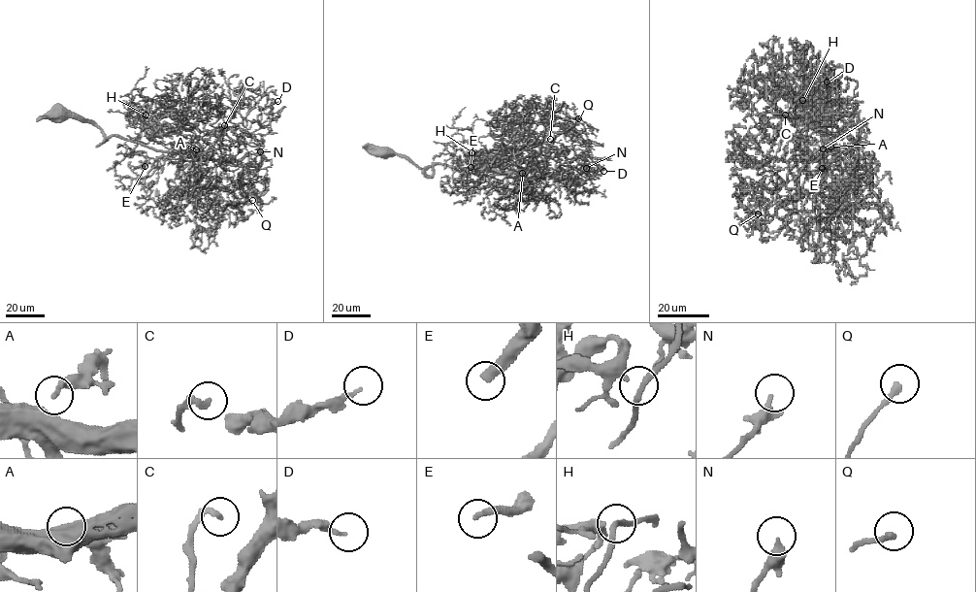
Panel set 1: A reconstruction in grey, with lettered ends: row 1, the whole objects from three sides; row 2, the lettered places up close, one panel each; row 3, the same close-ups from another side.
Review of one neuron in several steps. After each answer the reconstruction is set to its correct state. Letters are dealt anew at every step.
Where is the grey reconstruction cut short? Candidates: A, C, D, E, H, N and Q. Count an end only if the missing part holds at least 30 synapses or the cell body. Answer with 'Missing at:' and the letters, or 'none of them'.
Missing at: C, E, Q

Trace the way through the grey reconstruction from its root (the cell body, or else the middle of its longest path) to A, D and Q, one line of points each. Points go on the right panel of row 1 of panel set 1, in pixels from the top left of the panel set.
A: (802, 95), (825, 114), (823, 130), (818, 128), (841, 174), (846, 178), (860, 166), (844, 148), (830, 147)
D: (802, 95), (825, 114), (830, 149), (811, 122), (838, 116), (827, 82)
Q: (802, 95), (825, 114), (818, 128), (830, 149), (800, 160), (771, 195), (775, 213), (758, 213)

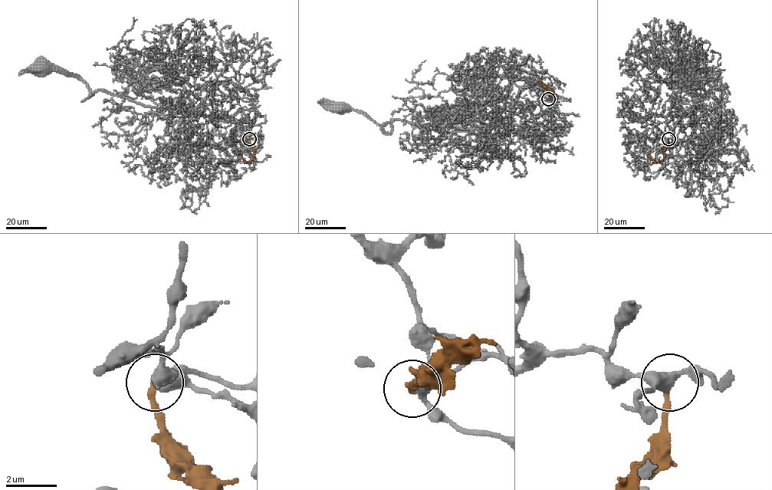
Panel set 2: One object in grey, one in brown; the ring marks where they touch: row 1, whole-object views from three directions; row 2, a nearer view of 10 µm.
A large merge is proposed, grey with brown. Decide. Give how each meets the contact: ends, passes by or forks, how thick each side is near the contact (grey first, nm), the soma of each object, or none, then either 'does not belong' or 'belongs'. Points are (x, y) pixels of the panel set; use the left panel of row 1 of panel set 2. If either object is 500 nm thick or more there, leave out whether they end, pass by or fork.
grey passes by | brown ends | 400/240 nm | grey (41, 67) | brown none | does not belong

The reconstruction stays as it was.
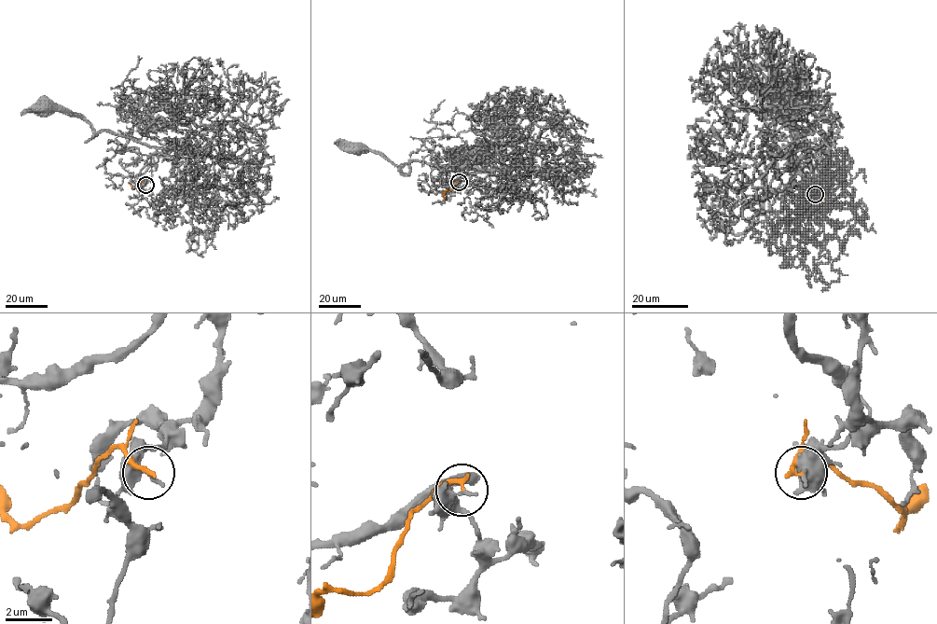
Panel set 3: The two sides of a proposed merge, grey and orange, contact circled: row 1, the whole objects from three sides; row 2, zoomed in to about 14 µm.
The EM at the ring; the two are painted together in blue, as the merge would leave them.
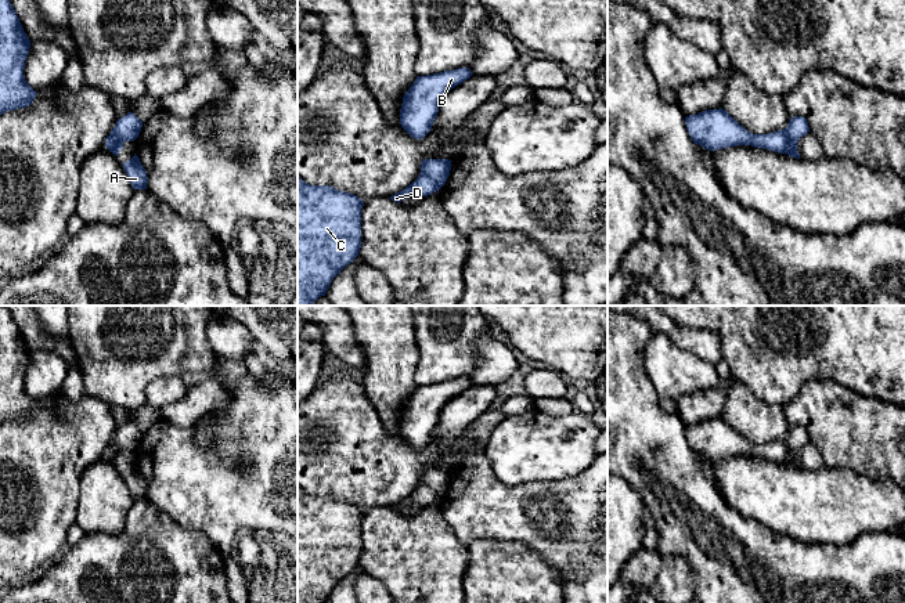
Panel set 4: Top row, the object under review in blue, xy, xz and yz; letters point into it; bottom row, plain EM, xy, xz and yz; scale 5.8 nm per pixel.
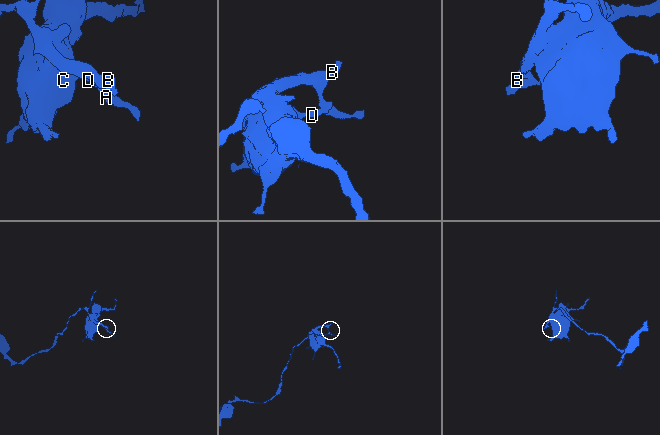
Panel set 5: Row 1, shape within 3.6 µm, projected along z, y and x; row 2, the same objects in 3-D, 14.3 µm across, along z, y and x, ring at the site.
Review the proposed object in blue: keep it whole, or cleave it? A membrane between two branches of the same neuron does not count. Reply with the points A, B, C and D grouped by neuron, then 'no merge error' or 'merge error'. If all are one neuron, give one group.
A C D / B | merge error

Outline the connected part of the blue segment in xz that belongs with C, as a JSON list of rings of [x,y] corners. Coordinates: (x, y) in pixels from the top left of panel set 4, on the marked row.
[[[298,177],[298,306],[311,306],[325,296],[332,279],[350,264],[361,248],[361,209],[364,202],[329,185],[310,185]]]

